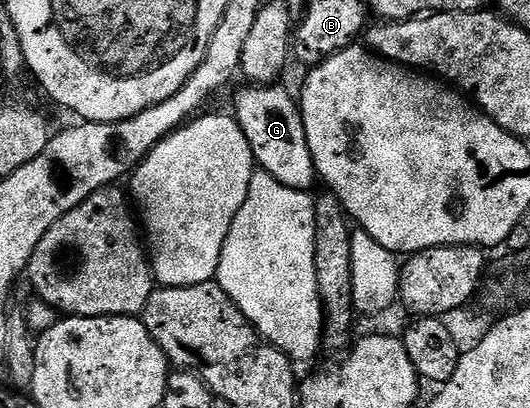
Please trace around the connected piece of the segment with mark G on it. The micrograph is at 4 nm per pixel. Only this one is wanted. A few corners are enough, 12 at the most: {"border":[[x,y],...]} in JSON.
{"border":[[248,85],[234,117],[257,164],[287,188],[318,176],[297,100]]}

